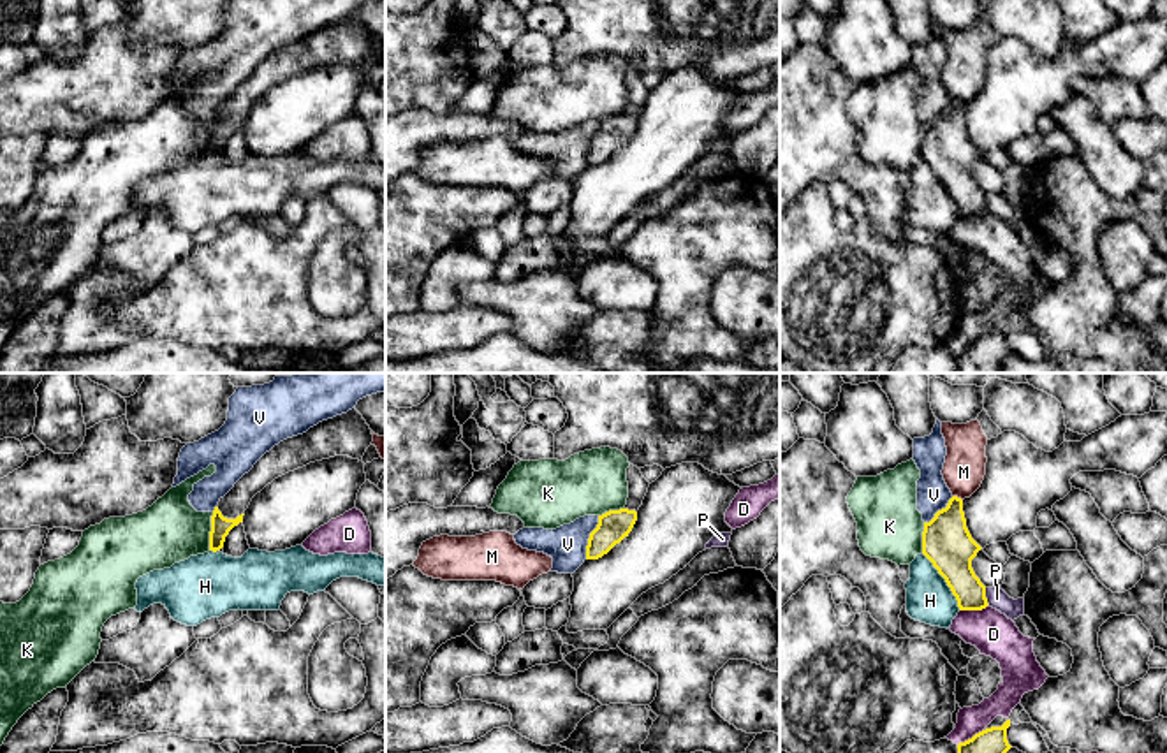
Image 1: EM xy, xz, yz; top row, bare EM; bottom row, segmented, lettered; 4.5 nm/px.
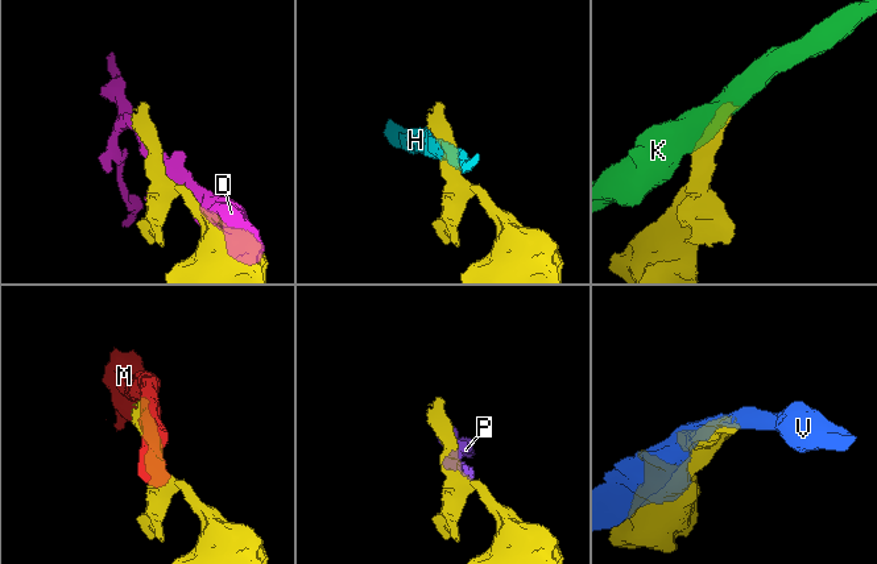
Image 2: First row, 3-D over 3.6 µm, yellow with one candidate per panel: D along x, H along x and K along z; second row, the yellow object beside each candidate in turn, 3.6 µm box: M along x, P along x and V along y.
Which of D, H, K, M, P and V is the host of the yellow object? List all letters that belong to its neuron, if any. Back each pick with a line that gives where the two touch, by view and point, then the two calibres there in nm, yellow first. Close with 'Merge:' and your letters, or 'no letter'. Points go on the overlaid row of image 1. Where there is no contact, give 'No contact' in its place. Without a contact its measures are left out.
Merge: no letter

